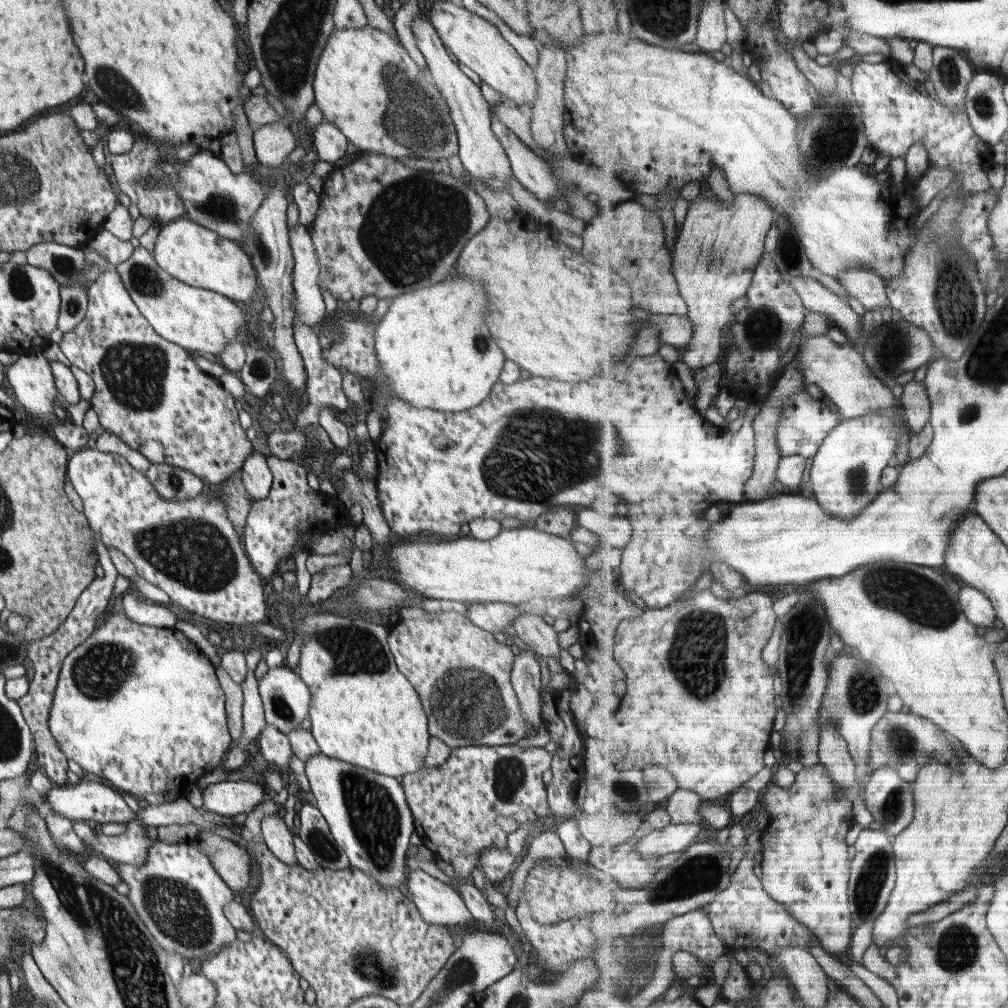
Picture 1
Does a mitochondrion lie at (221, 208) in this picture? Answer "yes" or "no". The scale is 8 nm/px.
yes

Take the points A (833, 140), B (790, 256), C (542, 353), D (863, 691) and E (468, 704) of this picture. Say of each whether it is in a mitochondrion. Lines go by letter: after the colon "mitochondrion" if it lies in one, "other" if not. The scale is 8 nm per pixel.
A: mitochondrion
B: mitochondrion
C: other
D: mitochondrion
E: mitochondrion

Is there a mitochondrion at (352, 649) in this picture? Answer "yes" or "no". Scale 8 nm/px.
yes

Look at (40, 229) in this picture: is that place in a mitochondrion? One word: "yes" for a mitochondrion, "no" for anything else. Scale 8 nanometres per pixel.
no

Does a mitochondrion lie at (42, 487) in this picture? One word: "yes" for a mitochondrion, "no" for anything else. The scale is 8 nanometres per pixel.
no

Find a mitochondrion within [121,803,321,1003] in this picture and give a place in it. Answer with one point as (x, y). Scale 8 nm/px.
(179, 912)

